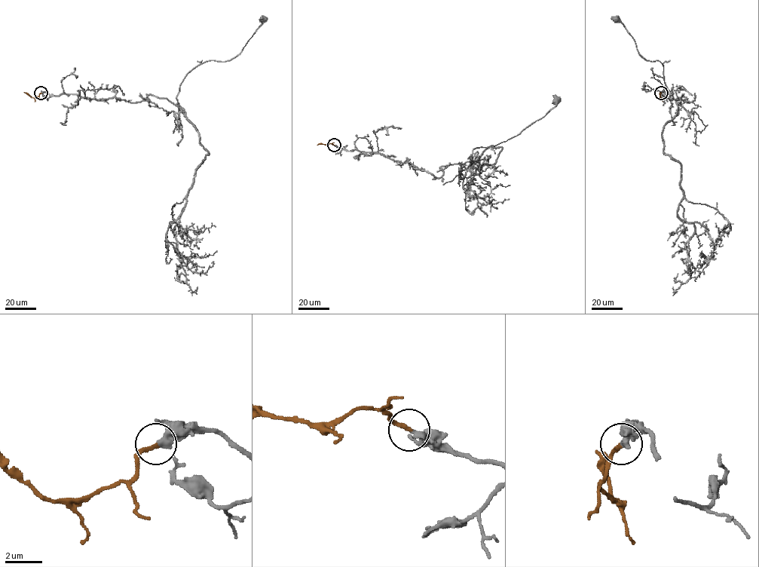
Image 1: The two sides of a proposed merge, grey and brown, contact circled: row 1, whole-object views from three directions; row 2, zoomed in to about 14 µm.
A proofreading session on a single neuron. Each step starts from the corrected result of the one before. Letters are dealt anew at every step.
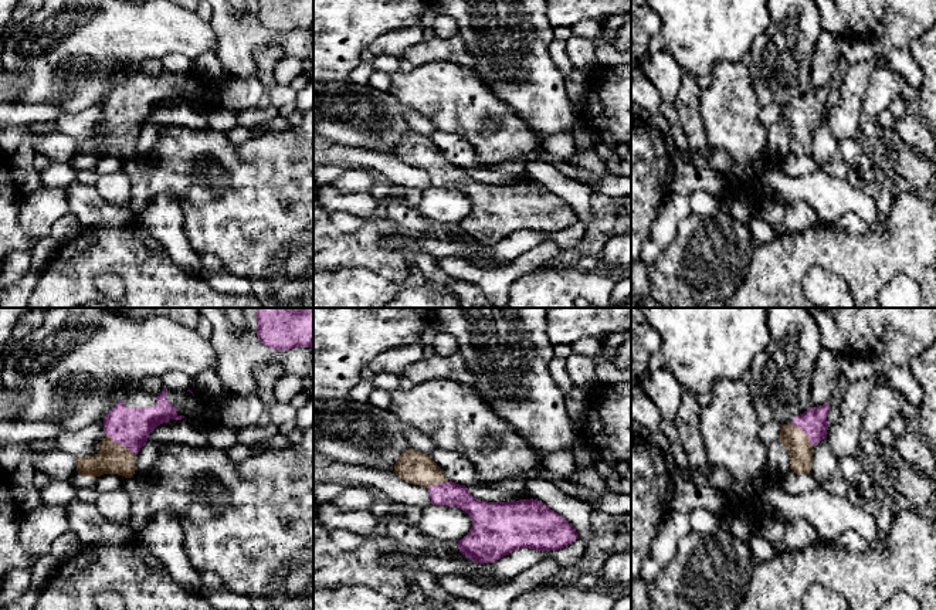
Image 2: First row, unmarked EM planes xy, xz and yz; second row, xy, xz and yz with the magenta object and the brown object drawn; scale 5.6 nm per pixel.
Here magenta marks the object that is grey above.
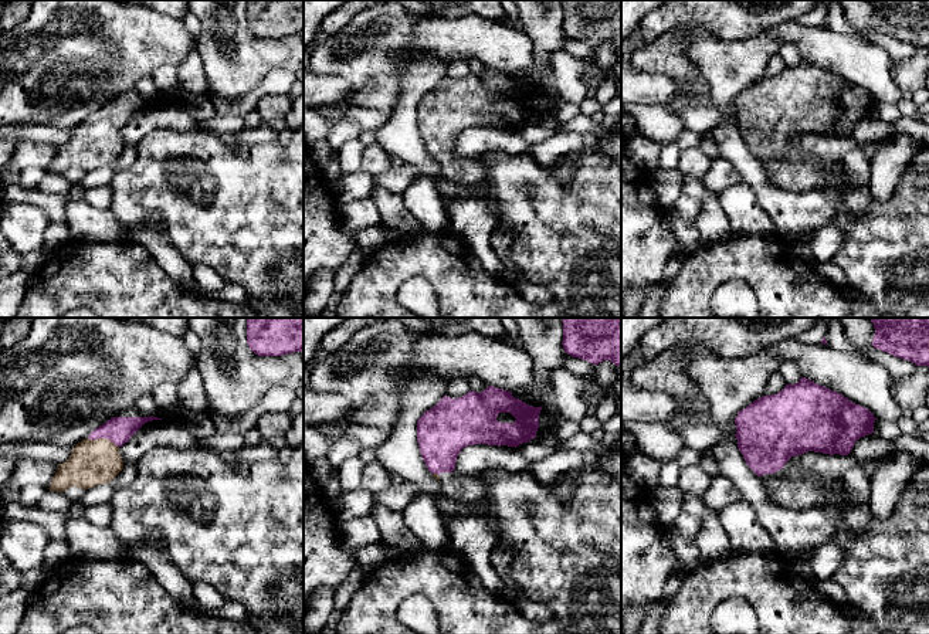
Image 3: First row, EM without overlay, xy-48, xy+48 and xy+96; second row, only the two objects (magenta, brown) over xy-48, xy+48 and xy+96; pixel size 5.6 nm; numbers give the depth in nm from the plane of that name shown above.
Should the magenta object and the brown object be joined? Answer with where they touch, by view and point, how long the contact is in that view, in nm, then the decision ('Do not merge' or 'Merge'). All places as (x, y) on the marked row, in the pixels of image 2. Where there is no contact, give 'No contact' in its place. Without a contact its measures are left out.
Touches magenta at xy (121, 443). Shared border 190 nm. Merge

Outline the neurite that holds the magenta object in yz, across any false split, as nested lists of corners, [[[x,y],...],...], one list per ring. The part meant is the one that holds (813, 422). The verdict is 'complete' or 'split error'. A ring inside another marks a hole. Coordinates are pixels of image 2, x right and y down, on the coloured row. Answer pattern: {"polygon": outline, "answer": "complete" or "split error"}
{"polygon": [[[830,403],[810,407],[780,431],[780,441],[789,450],[790,470],[796,474],[810,474],[813,465],[813,447],[827,438]]], "answer": "split error"}

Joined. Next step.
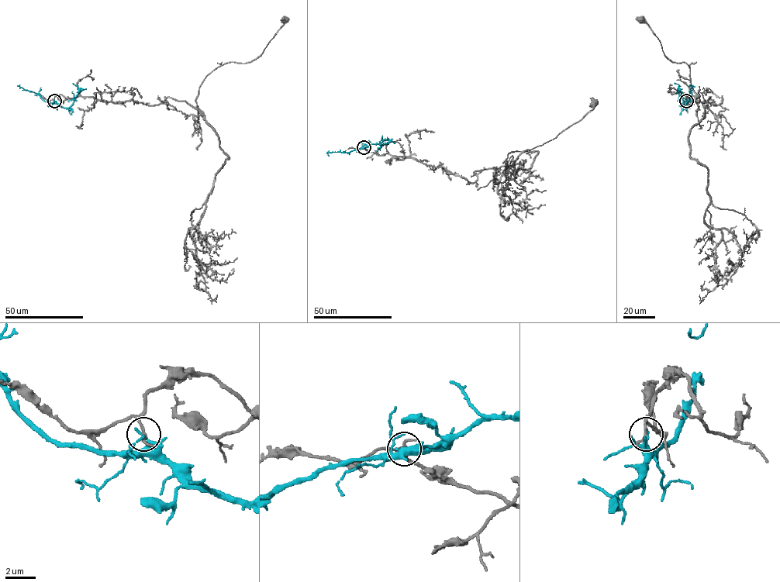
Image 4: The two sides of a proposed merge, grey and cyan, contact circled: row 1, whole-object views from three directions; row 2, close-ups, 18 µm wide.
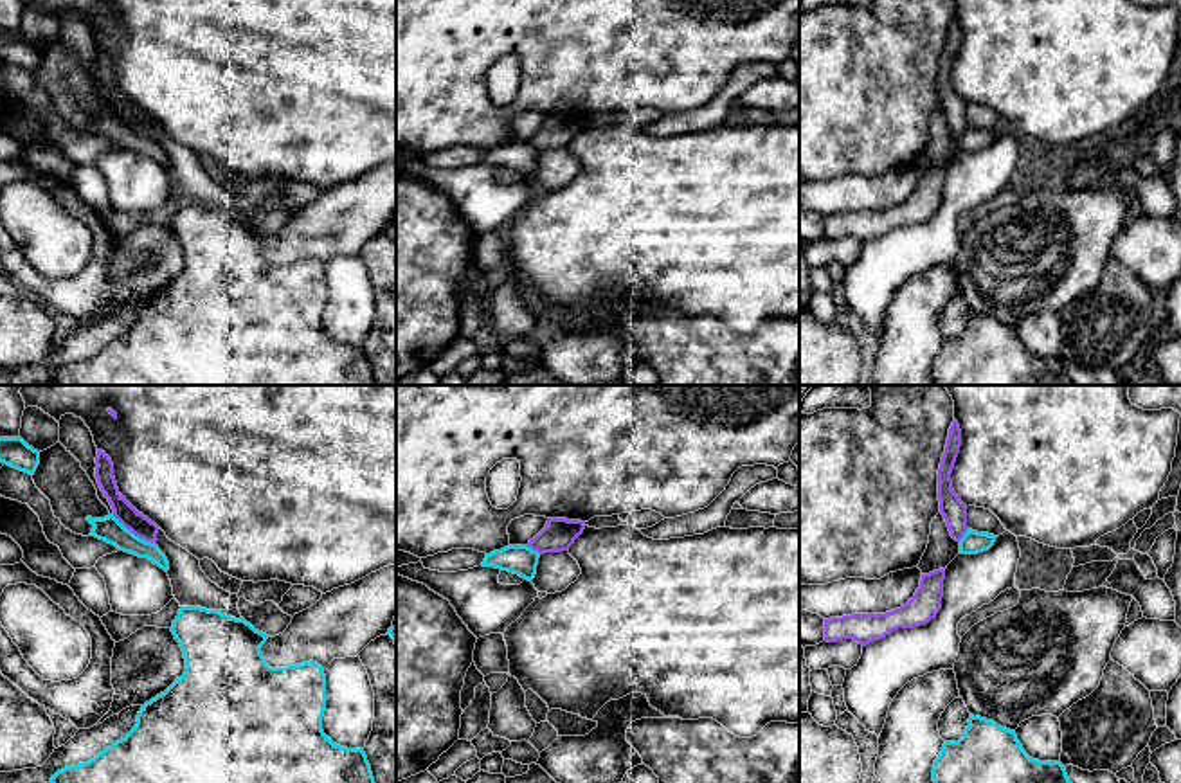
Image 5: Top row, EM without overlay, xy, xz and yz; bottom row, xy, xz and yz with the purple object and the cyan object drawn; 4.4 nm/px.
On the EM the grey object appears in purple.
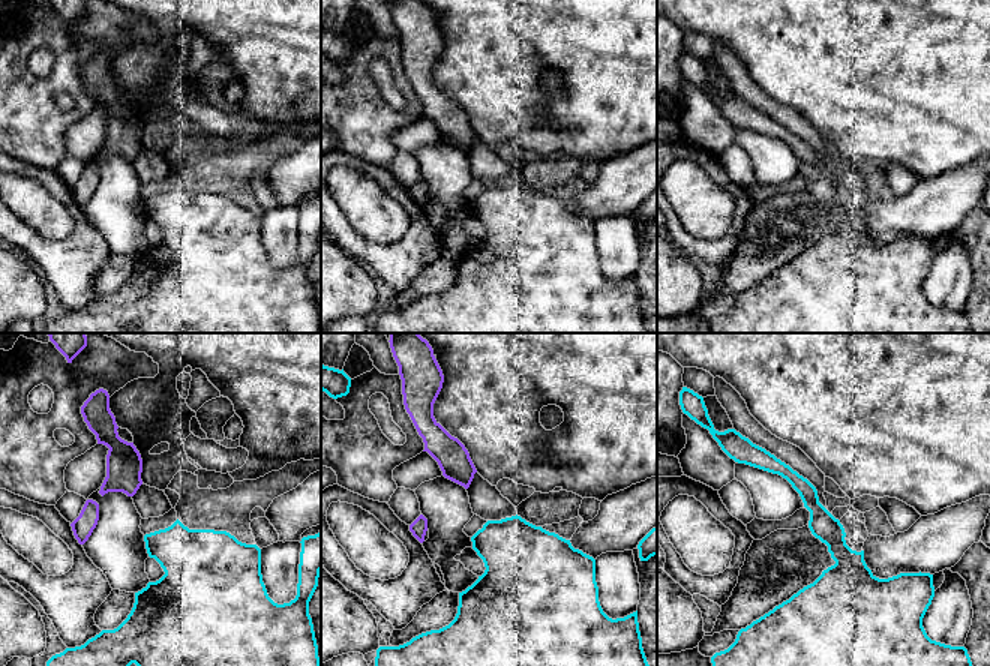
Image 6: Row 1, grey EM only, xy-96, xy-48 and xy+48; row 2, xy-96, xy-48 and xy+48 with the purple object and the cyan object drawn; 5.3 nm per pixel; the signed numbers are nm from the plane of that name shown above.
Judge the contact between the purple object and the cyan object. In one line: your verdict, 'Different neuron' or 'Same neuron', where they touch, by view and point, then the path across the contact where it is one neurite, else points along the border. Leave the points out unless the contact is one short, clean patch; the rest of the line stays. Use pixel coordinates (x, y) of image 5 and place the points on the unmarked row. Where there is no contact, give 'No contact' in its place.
Different neuron. Touches purple at xy (134, 130). Boundary: xy (112, 112), (155, 143)

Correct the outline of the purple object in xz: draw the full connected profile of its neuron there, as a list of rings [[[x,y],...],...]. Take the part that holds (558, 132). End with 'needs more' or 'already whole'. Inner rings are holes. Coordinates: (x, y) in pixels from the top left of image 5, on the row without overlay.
[[[549,115],[545,124],[529,137],[527,144],[540,151],[569,148],[583,126],[585,119],[581,117]]]; already whole

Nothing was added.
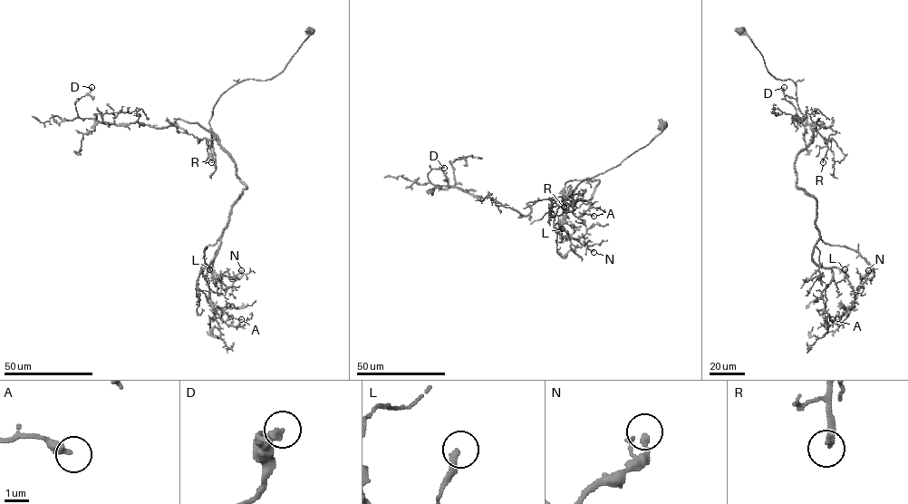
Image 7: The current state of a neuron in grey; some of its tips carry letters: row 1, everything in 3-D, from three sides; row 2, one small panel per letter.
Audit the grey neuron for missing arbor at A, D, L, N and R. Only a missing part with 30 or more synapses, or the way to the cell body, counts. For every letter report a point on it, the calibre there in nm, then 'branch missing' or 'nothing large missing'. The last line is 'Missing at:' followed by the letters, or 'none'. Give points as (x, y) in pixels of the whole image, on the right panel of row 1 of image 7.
A: place (832, 319); calibre 320 nm; nothing large missing
D: place (784, 87); calibre 280 nm; nothing large missing
L: place (845, 269); calibre 320 nm; nothing large missing
N: place (868, 270); calibre 200 nm; nothing large missing
R: place (823, 162); calibre 280 nm; branch missing
Missing at: R

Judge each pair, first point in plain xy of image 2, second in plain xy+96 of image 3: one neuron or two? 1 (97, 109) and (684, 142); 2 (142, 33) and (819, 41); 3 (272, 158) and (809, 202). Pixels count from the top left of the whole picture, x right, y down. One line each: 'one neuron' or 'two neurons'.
1: two neurons
2: one neuron
3: two neurons

